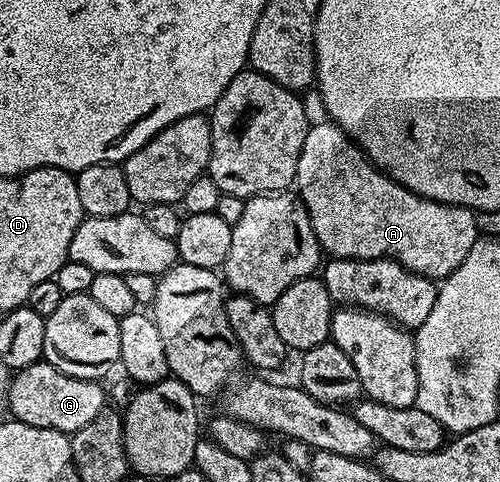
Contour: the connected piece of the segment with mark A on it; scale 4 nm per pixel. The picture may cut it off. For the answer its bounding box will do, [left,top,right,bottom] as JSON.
[296,121,480,281]

